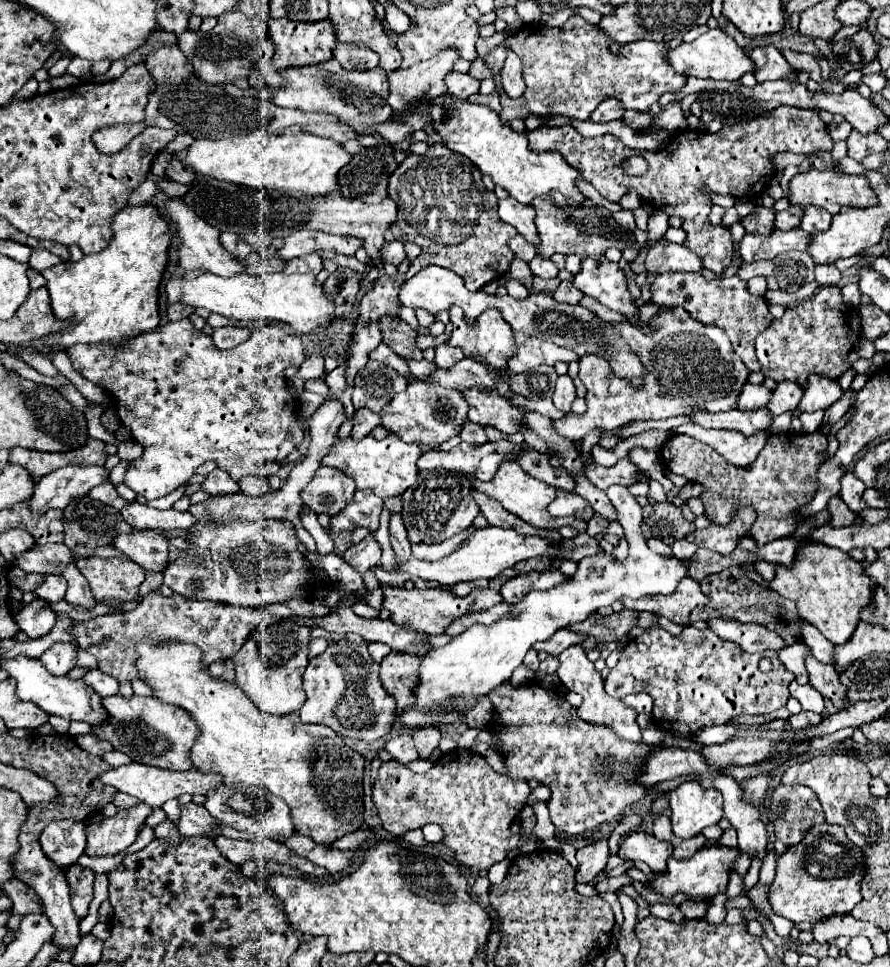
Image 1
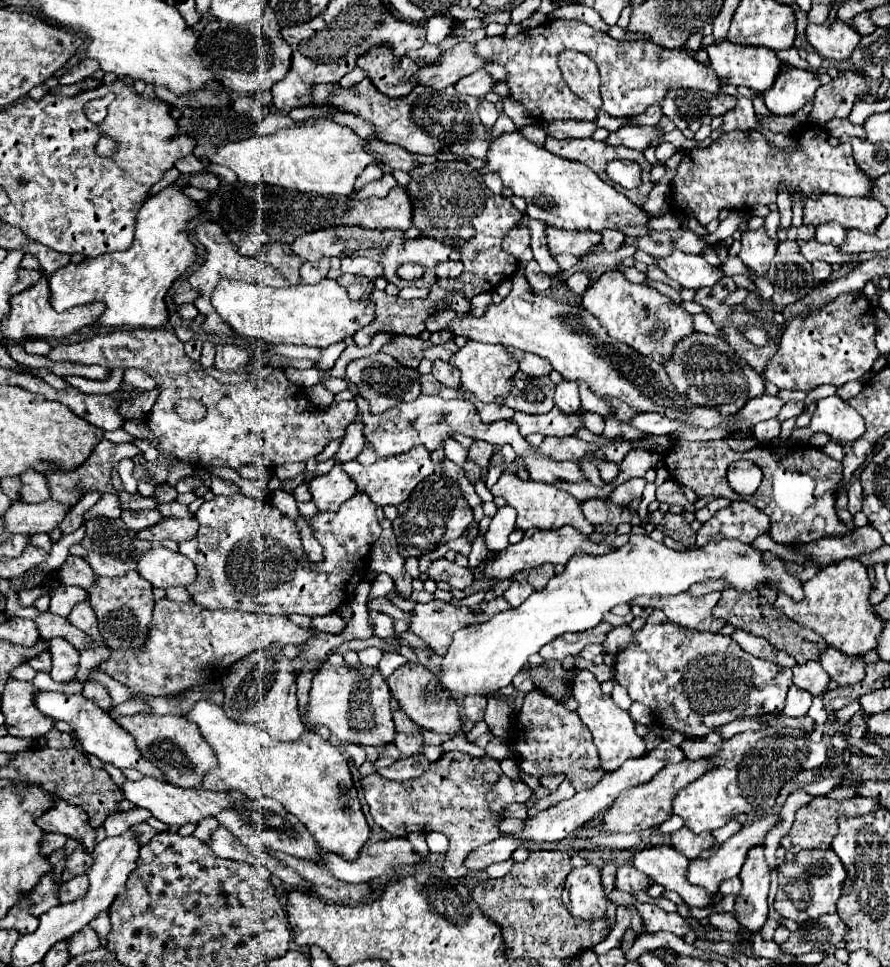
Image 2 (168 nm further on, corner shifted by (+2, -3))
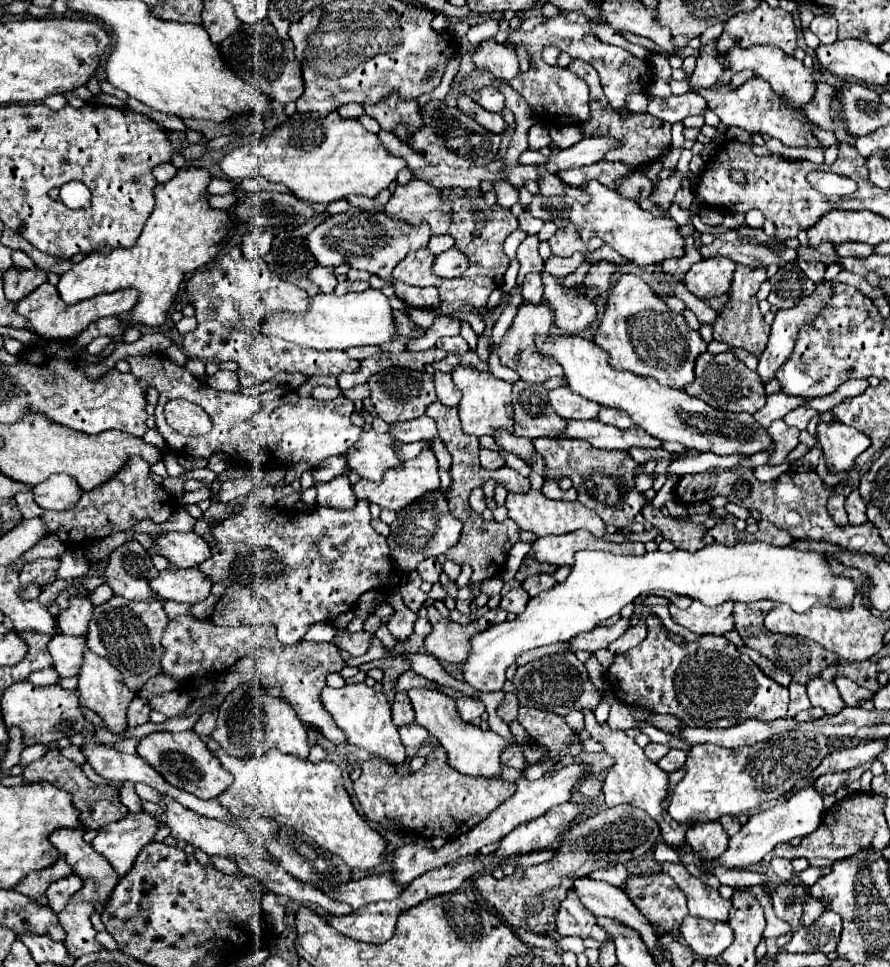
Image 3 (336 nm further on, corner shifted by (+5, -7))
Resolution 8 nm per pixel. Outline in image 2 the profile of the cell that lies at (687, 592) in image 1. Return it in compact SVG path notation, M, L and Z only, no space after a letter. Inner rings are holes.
M681 592L673 598L637 598L633 600L639 606L661 608L667 618L679 626L701 630L701 632L719 632L725 626L723 618L713 616L713 608L719 602L719 592L711 592L699 598L693 598L689 592Z

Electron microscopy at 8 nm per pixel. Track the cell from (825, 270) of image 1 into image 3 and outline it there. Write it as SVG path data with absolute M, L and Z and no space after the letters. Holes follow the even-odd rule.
M798 260L798 266L804 270L804 274L814 282L814 284L820 284L824 280L824 272L826 272L826 266L822 262L804 262L804 260Z

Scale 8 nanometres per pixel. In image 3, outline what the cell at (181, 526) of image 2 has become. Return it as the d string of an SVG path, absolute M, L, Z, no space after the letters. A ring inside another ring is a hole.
M168 532L154 540L148 550L152 556L160 554L168 558L176 568L198 566L210 556L210 548L196 532Z

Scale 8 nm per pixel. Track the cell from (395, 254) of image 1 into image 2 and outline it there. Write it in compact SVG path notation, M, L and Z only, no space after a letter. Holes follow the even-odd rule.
M333 226L333 228L323 228L323 230L315 230L315 232L307 232L303 236L299 236L293 242L293 252L309 262L317 262L325 256L367 256L375 262L379 262L385 270L385 278L387 282L395 284L397 288L405 288L405 286L417 286L417 288L431 288L437 282L437 274L435 274L435 266L447 260L461 260L461 254L457 248L443 244L439 240L433 238L411 238L407 240L405 234L401 230L369 230L363 226ZM403 262L419 262L425 266L425 276L417 282L405 282L397 276L397 268Z

